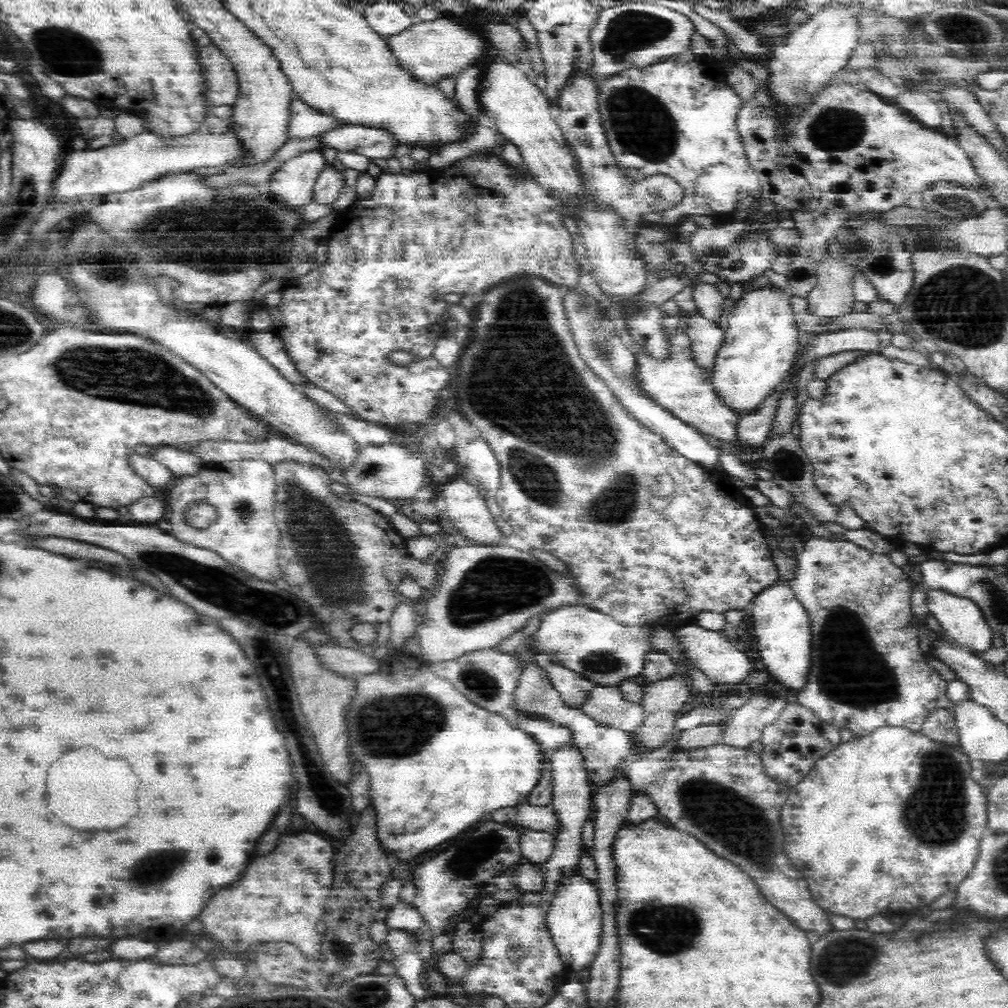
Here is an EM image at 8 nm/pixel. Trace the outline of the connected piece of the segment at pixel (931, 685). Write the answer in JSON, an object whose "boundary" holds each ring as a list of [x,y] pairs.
{"boundary":[[[811,539],[804,545],[804,550],[797,556],[798,572],[796,576],[787,582],[787,585],[794,595],[794,599],[804,607],[808,620],[811,623],[811,632],[813,637],[813,659],[808,684],[798,697],[798,705],[812,711],[818,719],[826,724],[832,725],[839,730],[850,729],[855,738],[871,735],[872,732],[884,727],[900,727],[912,733],[921,733],[925,720],[934,711],[944,709],[954,712],[957,702],[948,698],[948,681],[928,663],[928,655],[920,648],[920,629],[915,621],[915,616],[910,611],[910,596],[912,596],[911,581],[908,574],[901,568],[895,566],[886,555],[874,554],[867,549],[856,545],[852,541],[838,539]]]}

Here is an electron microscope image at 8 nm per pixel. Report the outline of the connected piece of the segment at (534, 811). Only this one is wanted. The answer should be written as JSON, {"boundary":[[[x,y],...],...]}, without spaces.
{"boundary":[[[526,802],[511,807],[510,814],[504,816],[504,823],[516,828],[528,828],[546,831],[554,834],[556,830],[556,815],[550,805],[536,806]]]}

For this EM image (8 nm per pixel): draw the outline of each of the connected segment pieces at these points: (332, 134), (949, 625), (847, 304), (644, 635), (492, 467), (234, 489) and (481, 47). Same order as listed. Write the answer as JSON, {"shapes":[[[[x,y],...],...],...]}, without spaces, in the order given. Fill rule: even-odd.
{"shapes":[[[[342,125],[328,128],[314,136],[308,136],[319,144],[315,152],[323,154],[324,150],[353,152],[368,159],[388,159],[395,152],[392,139],[380,129],[366,128],[358,125]]],[[[928,588],[926,606],[951,642],[965,644],[974,652],[990,648],[994,637],[982,612],[972,600],[948,591]]],[[[828,256],[818,267],[816,286],[806,296],[808,309],[805,312],[826,321],[851,313],[856,302],[851,268],[842,258]]],[[[577,604],[560,606],[542,614],[528,650],[532,654],[548,656],[550,663],[560,665],[596,686],[614,687],[630,676],[641,674],[644,654],[652,650],[649,646],[651,630],[627,628],[610,616]]],[[[484,439],[470,442],[466,446],[466,454],[468,454],[468,470],[472,474],[472,478],[488,491],[494,494],[500,487],[500,465],[494,457],[494,453],[490,451],[488,443]]],[[[262,461],[215,464],[196,476],[179,477],[169,488],[170,533],[181,543],[214,552],[228,565],[272,584],[283,575],[278,553],[280,532],[274,519],[276,492],[275,471]],[[202,506],[215,511],[215,520],[205,528],[196,528],[190,525],[190,510]]],[[[442,17],[434,21],[418,21],[412,28],[388,40],[400,64],[430,85],[438,84],[442,78],[455,75],[461,68],[465,69],[479,63],[488,50],[475,30],[457,24],[456,20],[445,20]]]]}

